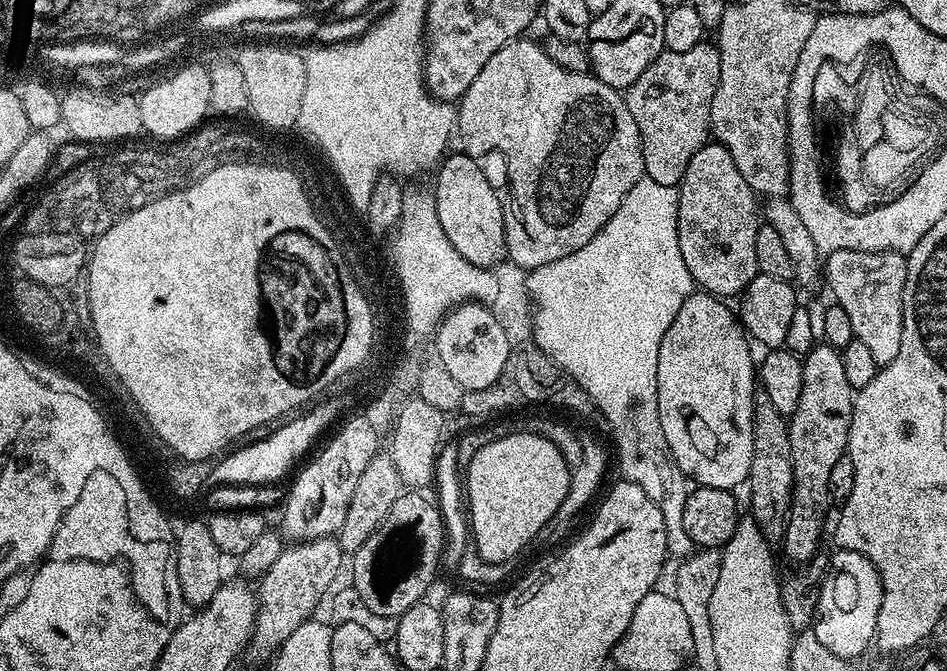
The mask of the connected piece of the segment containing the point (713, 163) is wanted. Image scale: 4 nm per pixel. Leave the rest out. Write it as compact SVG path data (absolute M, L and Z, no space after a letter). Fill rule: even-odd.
M715 142L703 144L690 158L678 187L678 246L693 285L712 296L739 297L758 275L754 254L757 193L746 182L742 170L734 166L730 152Z

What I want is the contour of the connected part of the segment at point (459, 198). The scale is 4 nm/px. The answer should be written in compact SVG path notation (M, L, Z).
M462 150L445 155L439 161L440 169L436 172L436 209L438 222L442 222L442 230L446 230L446 238L454 242L454 248L479 268L495 269L495 264L505 259L504 217L506 204L496 193L494 185L488 181L486 173L480 169L481 161L475 156L468 156Z

